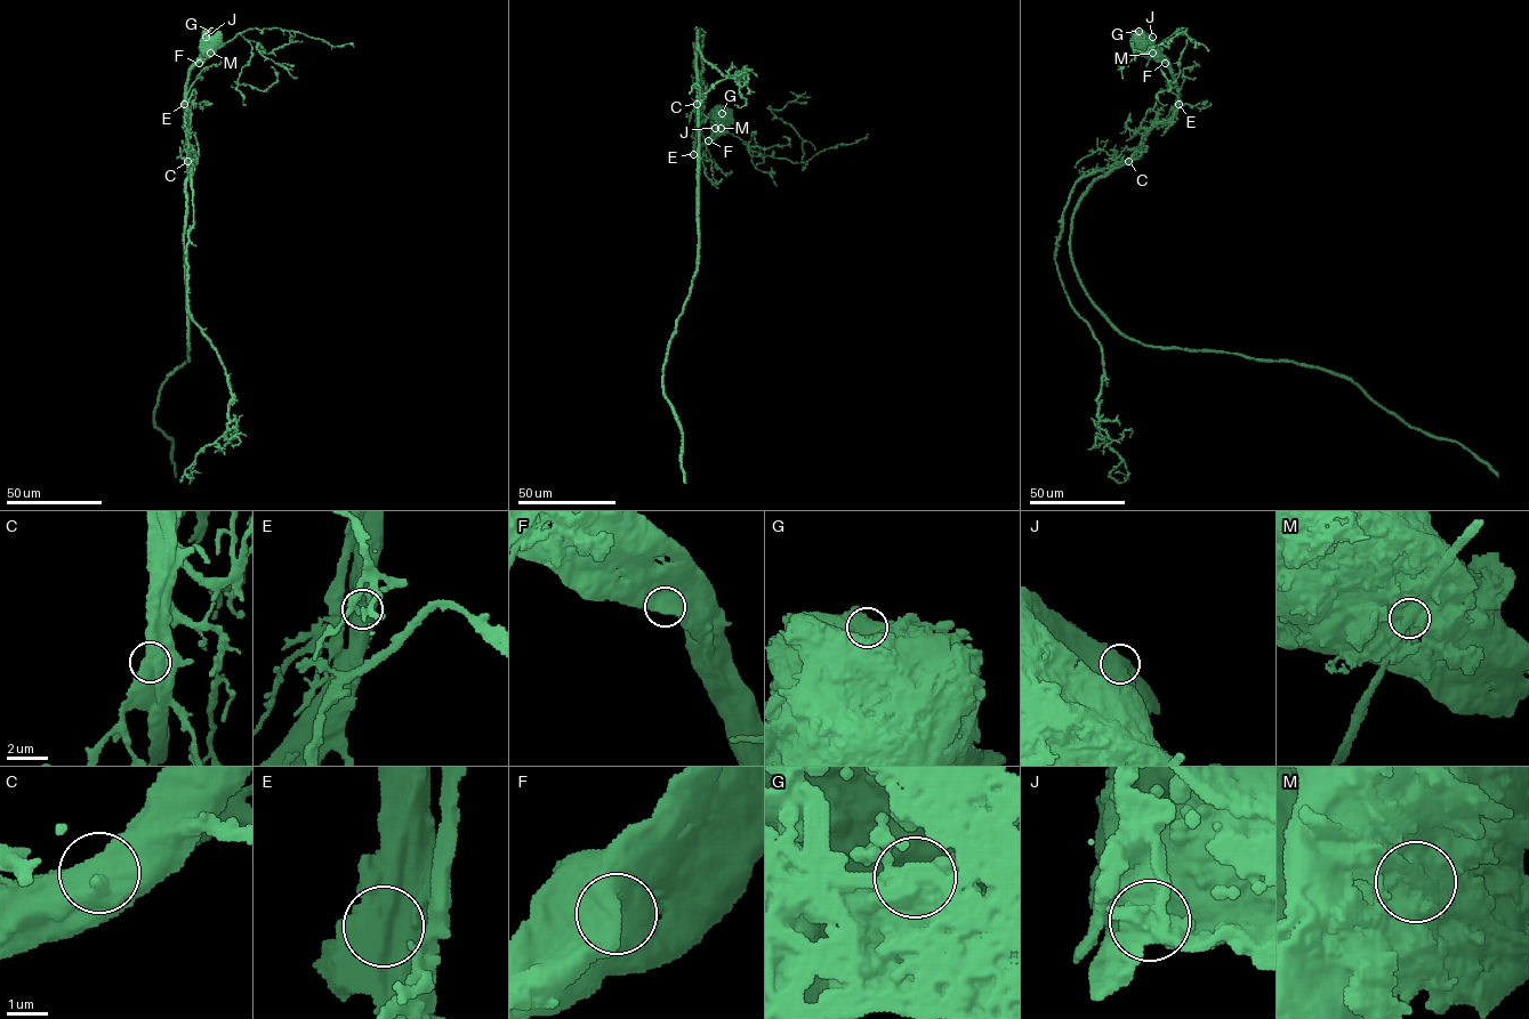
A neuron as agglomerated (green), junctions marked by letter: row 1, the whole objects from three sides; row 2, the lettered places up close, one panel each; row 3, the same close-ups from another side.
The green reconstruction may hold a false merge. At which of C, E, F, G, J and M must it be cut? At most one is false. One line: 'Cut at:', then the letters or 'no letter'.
Cut at: M

